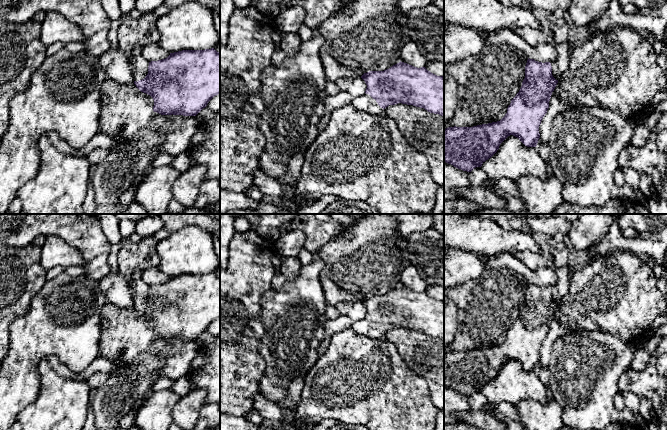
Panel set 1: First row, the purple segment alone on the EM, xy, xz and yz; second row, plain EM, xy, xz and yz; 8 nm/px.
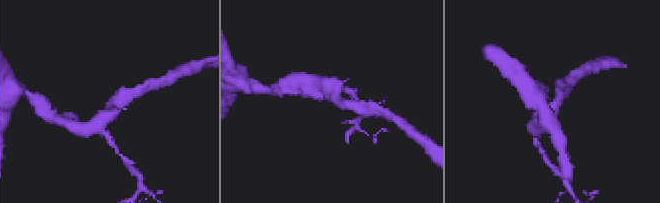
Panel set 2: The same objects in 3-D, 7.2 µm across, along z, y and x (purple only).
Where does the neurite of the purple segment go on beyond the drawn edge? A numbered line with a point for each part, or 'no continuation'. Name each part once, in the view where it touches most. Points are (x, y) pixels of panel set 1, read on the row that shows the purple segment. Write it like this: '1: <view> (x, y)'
1: xy (139, 65)

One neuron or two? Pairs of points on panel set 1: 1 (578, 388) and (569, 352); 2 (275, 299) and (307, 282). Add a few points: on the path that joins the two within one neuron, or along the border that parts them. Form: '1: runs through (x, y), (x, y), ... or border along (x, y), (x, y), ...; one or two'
1: runs through (578, 379), (578, 361); one
2: runs through (283, 299), (290, 299), (299, 290); one

